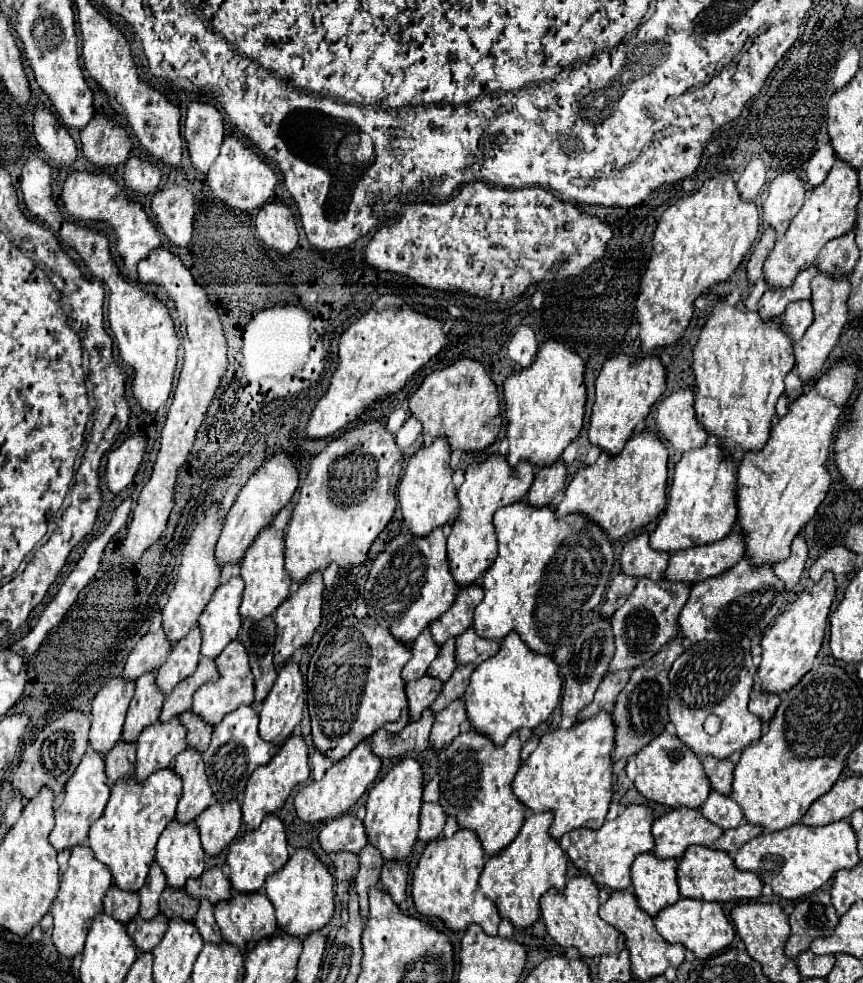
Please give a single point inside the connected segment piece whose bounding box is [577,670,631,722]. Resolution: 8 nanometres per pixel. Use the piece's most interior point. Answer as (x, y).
(609, 689)

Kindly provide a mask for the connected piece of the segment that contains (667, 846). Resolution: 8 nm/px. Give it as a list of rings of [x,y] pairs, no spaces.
[[[677,808],[661,816],[659,820],[655,820],[653,824],[655,852],[653,854],[663,860],[667,858],[679,860],[689,846],[693,844],[711,846],[721,834],[723,830],[707,822],[707,818],[699,816],[699,810]]]

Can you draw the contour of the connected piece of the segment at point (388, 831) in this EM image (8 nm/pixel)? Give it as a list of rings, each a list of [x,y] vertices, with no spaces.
[[[403,758],[383,780],[379,780],[367,796],[367,816],[363,820],[367,840],[377,850],[381,846],[383,860],[405,860],[417,840],[419,830],[419,810],[423,794],[423,770],[421,764],[413,758]]]

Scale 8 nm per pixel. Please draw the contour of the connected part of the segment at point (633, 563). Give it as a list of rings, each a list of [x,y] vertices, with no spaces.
[[[639,534],[623,546],[623,552],[619,558],[623,574],[633,578],[651,578],[651,580],[663,578],[669,554],[657,552],[647,544],[649,544],[649,536]]]

